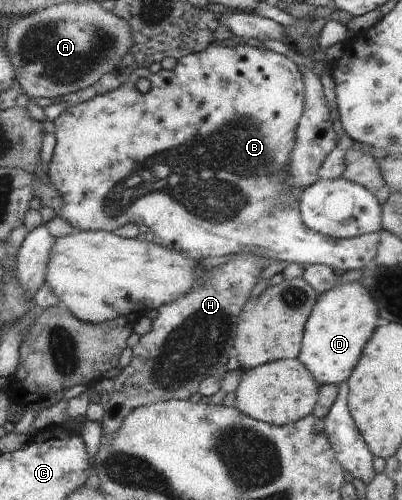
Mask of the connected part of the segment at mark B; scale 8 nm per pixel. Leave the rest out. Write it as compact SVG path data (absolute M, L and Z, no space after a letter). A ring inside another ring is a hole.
M212 43L206 50L197 54L190 54L177 61L173 70L160 72L148 68L134 70L129 82L122 84L116 91L109 91L94 99L70 106L64 110L54 121L57 146L54 157L48 165L48 177L53 186L60 192L64 201L62 218L68 220L80 230L106 230L113 232L124 227L127 223L144 223L154 233L153 242L168 249L184 252L189 258L202 261L208 257L220 255L240 254L241 252L258 252L262 257L271 257L273 260L308 263L311 265L330 266L334 269L354 271L364 269L374 264L379 250L381 232L369 233L348 239L321 234L308 227L301 215L299 206L299 193L293 186L293 155L297 146L297 131L300 120L305 112L305 85L303 74L298 65L290 58L284 57L268 48L255 48L250 45L236 47L222 47ZM145 77L151 83L150 89L141 93L136 89L136 81Z

